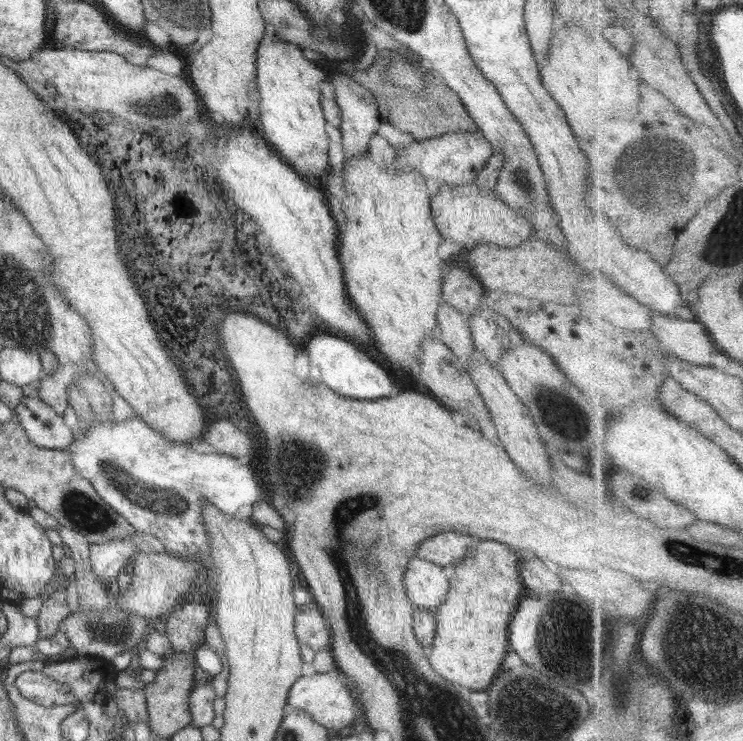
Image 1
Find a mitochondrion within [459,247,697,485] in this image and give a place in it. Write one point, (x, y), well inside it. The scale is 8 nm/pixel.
(567, 418)

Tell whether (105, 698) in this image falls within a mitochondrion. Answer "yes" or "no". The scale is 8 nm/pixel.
no

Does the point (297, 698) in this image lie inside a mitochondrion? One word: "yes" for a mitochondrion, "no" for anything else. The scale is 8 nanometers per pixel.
no

